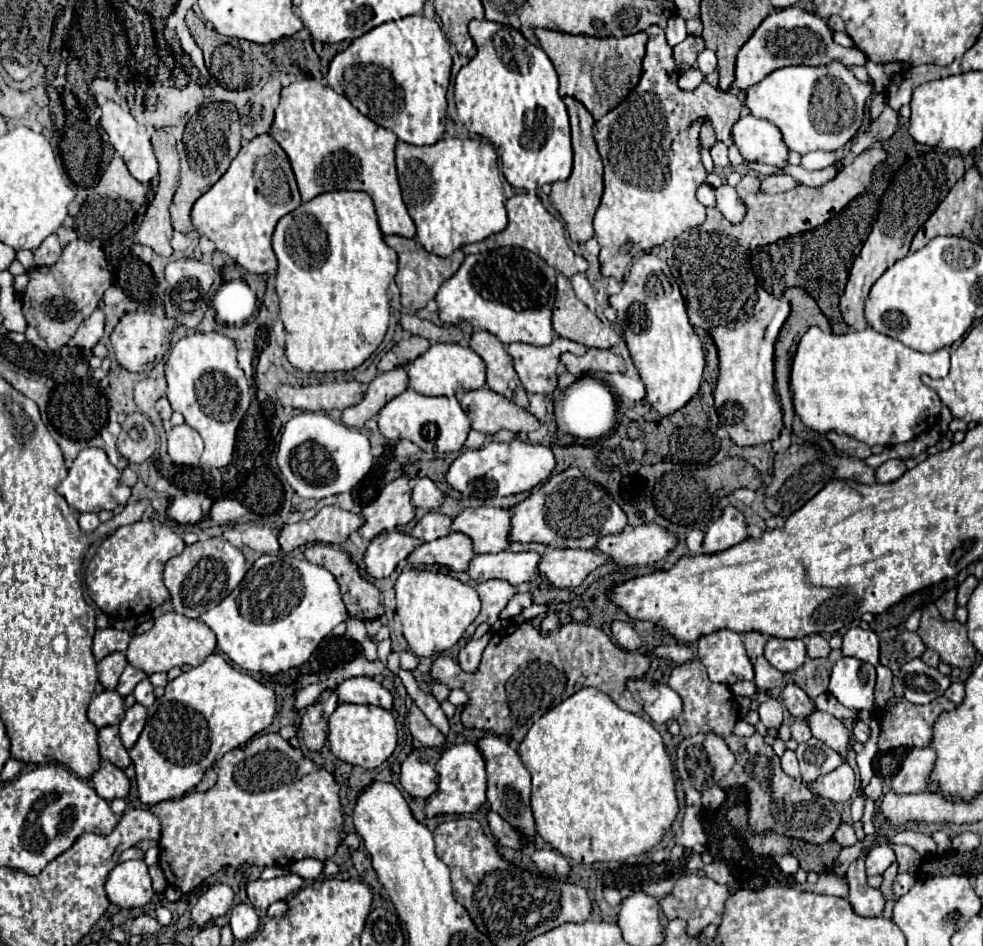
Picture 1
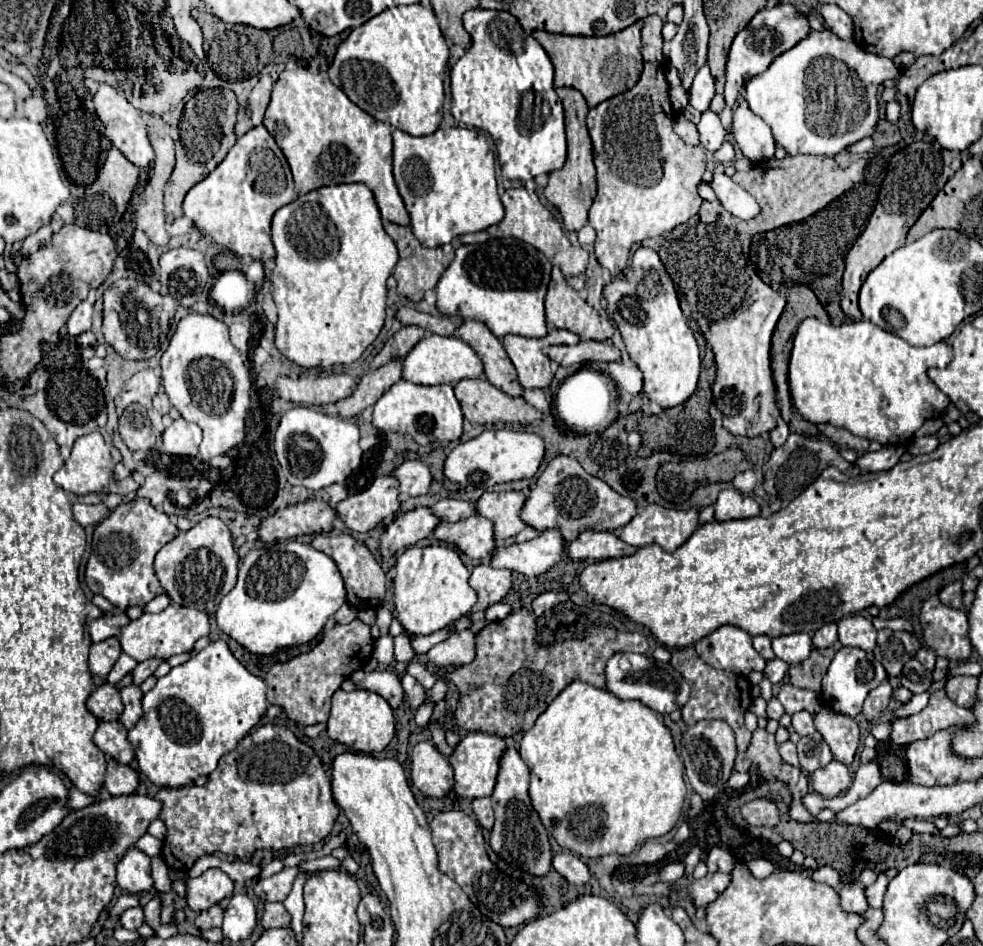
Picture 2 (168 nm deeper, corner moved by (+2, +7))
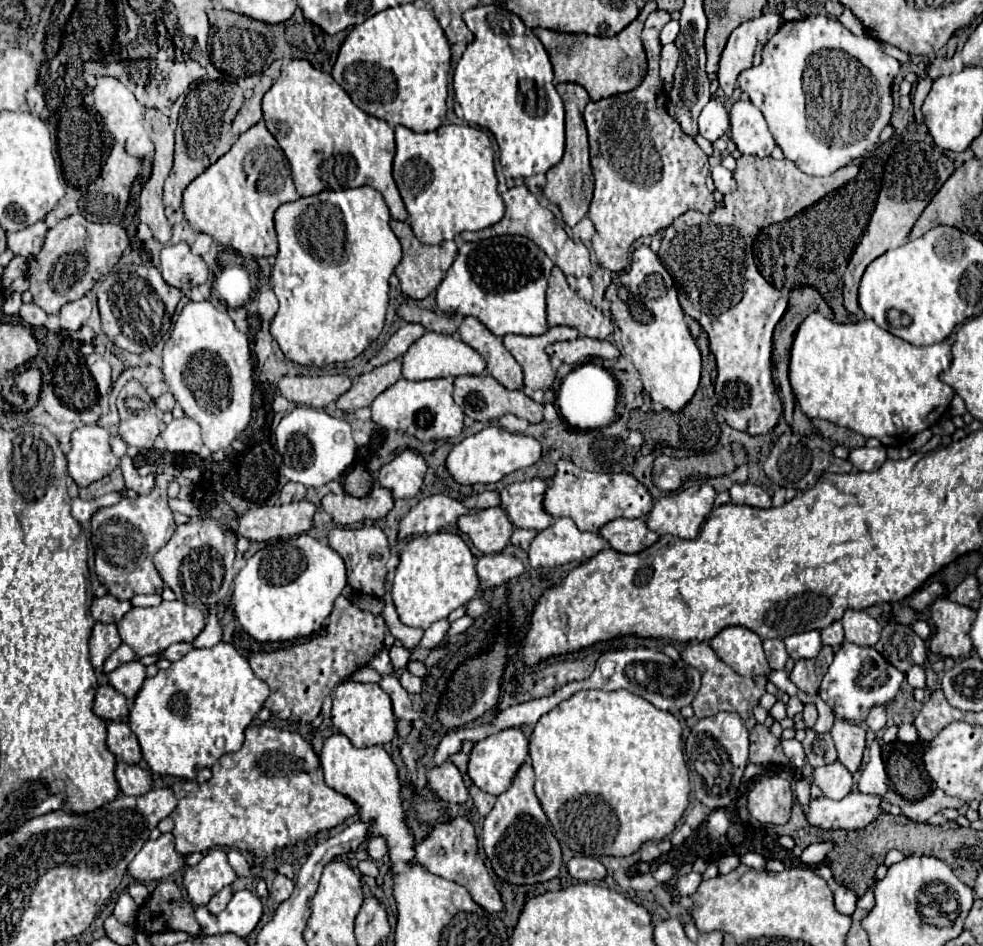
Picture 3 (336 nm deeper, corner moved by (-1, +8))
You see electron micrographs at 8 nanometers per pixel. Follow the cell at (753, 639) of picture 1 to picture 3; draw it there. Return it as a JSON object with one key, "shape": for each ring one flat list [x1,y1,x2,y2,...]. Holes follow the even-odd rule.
{"shape":[[765,639,763,649,765,649,765,655,767,655,771,669,783,669,785,667,789,655,783,647,783,639]]}

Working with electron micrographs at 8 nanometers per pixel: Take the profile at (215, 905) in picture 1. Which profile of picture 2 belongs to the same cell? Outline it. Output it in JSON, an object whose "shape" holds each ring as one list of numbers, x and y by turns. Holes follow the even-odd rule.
{"shape":[[208,868,202,876,190,878,186,872,170,870,172,880,184,880,186,884,186,902,192,910,202,912,216,902,222,902,224,898,232,896,234,882,226,872,220,868]]}

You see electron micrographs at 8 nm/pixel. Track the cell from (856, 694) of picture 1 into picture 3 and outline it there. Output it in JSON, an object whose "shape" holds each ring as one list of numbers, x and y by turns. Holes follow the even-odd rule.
{"shape":[[845,641,835,653,833,663,823,677,819,697,833,709,835,717,849,721,865,721,867,711,873,705,887,705,895,697,903,679,905,675,891,667,891,663,887,663,873,647,859,647]]}

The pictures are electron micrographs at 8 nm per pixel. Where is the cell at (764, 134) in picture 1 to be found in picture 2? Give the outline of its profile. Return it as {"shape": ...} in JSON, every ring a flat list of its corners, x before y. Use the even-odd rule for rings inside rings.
{"shape":[[744,100,734,108,732,136,734,144,750,162,764,162,774,156,776,142,772,138,770,126,760,116,756,116]]}

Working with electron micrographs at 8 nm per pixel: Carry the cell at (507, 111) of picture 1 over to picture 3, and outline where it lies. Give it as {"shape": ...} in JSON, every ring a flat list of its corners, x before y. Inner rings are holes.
{"shape":[[477,5,463,13,463,21,473,31,475,41,467,45,454,70,455,114,495,135,505,177,517,179,547,173,561,161,565,149,565,111,553,85,553,67,547,51,523,21,505,7],[521,83,529,85,523,89]]}

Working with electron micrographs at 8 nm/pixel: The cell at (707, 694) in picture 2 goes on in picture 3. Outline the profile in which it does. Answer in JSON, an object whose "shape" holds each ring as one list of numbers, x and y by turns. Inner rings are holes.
{"shape":[[689,643,683,651,681,651,681,659,685,663,689,663,691,667,695,667,701,673,701,689,693,699,693,711,697,719,703,717,713,717,719,711,735,711,741,715,741,719,747,723,747,729,755,727,755,719,753,719,753,707,759,703,761,695,765,693,765,683,767,677,743,677,739,673,735,673,731,667,727,667,721,659,717,659,717,655,713,653,713,649,709,647,709,643]]}

